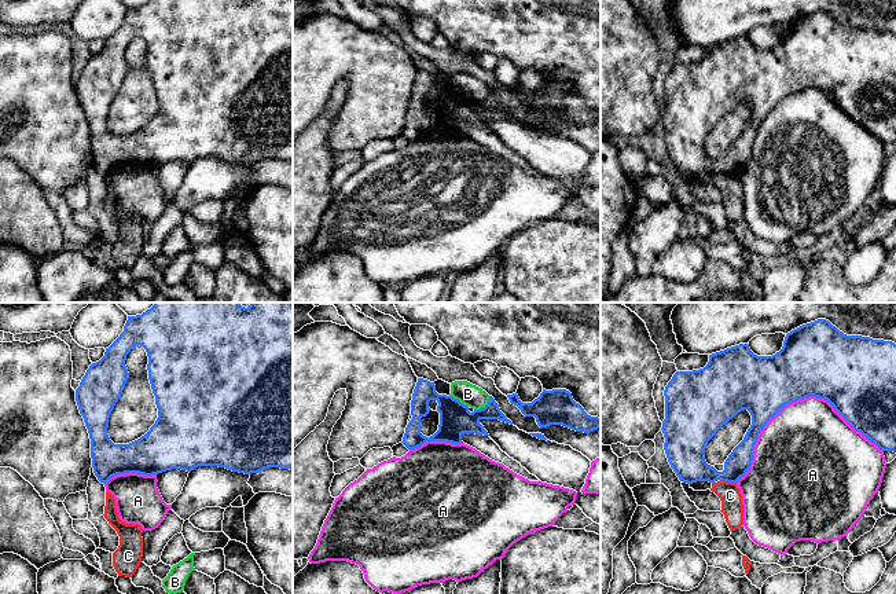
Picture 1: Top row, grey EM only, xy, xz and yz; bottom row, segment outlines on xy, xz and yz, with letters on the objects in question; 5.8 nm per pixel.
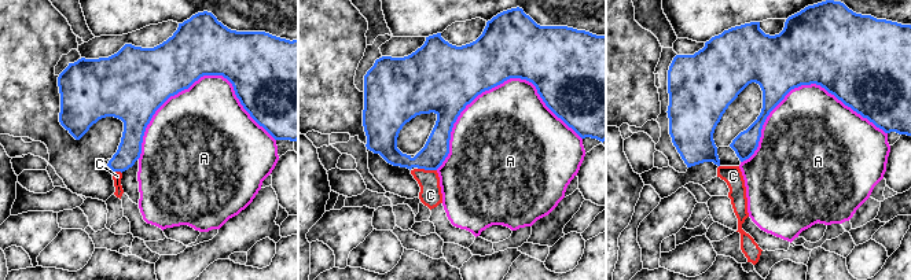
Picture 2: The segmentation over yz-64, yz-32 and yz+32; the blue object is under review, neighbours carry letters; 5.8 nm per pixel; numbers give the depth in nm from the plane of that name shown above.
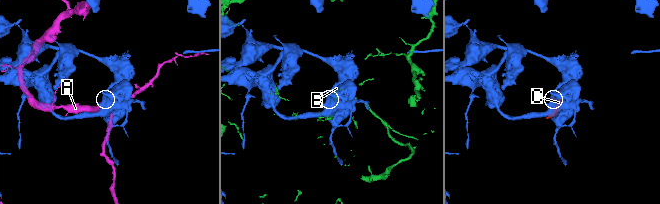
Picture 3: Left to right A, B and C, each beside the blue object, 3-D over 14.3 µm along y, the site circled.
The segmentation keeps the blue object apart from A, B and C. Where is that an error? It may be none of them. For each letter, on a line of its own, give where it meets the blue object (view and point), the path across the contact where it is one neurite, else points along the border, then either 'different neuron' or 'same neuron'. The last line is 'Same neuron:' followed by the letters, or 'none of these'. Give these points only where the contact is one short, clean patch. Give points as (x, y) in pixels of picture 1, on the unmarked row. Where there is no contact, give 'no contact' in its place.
A: meets blue in yz at (794, 92); different neuron
B: meets blue in xz at (485, 98); different neuron
C: meets blue in yz at (729, 173); border along yz (720, 172), (735, 176); different neuron
Same neuron: none of these

